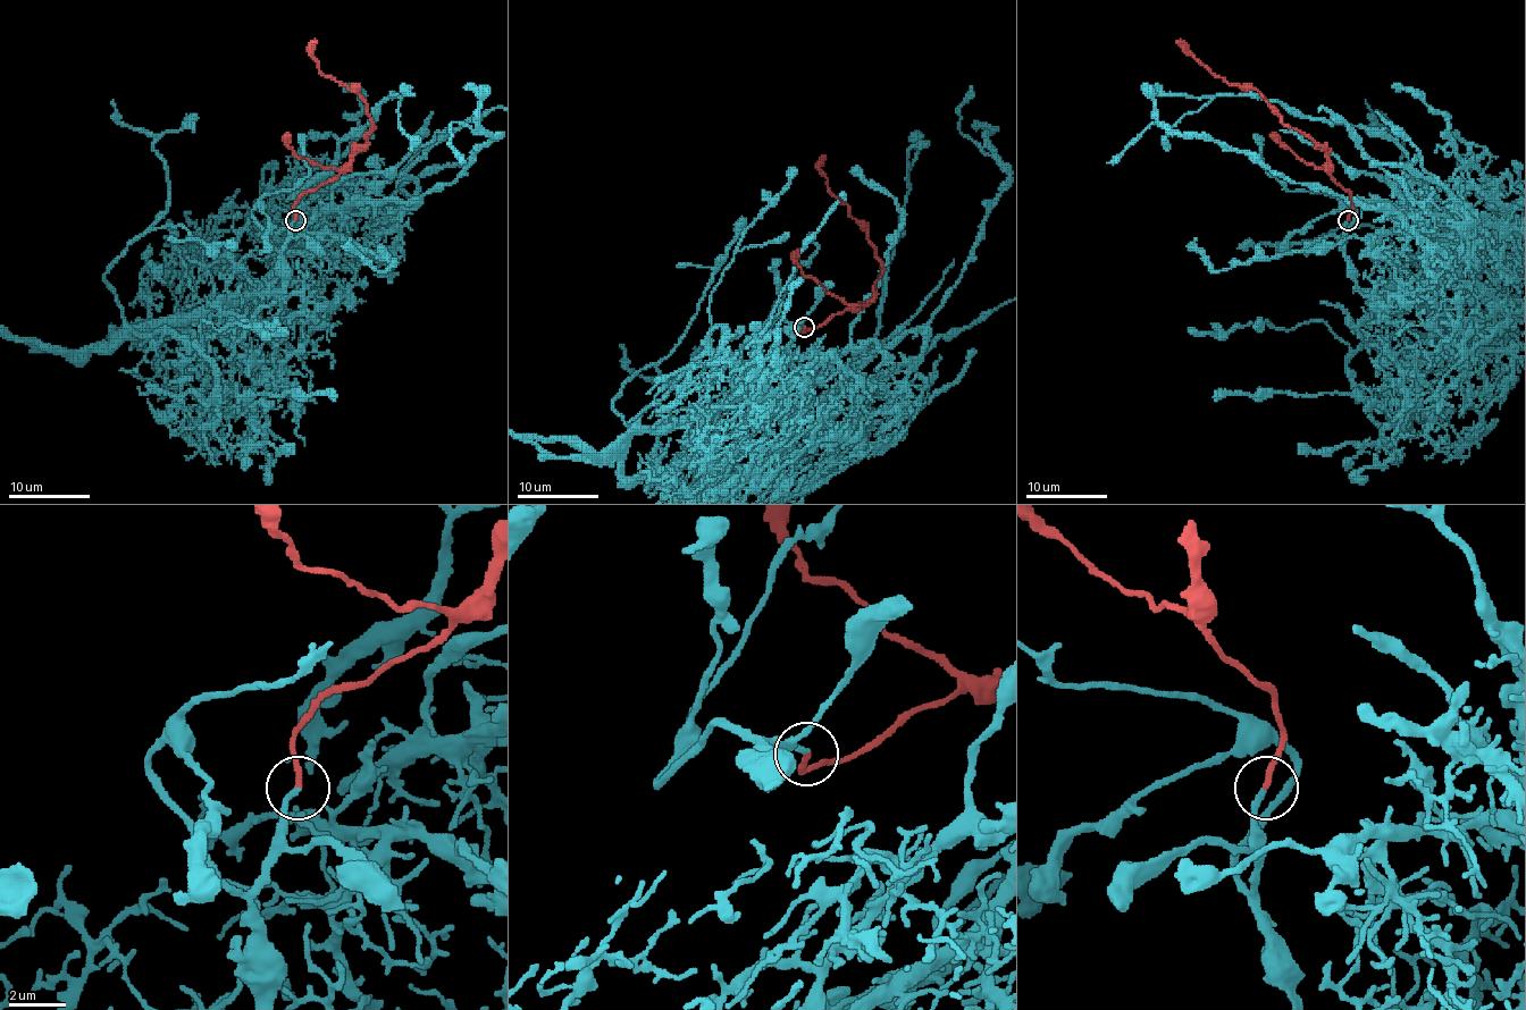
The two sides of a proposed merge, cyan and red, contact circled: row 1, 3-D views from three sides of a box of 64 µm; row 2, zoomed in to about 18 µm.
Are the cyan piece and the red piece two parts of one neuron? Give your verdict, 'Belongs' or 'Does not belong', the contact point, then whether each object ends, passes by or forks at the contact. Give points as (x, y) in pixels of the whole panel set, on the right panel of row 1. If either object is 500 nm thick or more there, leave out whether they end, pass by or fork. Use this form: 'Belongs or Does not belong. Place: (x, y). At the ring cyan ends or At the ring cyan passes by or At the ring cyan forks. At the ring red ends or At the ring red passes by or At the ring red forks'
Belongs. Place: (1348, 220). At the ring cyan ends. At the ring red ends

